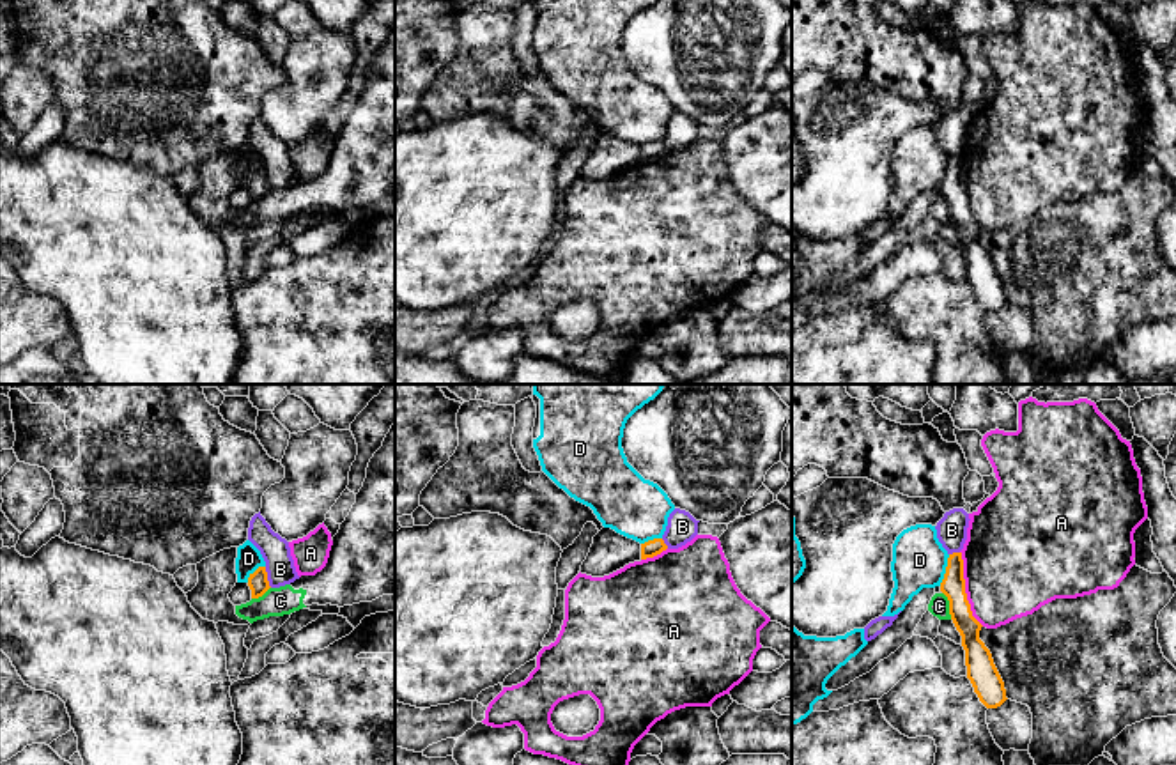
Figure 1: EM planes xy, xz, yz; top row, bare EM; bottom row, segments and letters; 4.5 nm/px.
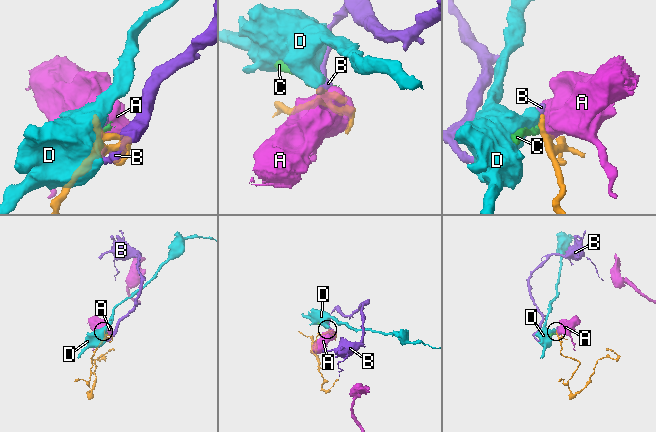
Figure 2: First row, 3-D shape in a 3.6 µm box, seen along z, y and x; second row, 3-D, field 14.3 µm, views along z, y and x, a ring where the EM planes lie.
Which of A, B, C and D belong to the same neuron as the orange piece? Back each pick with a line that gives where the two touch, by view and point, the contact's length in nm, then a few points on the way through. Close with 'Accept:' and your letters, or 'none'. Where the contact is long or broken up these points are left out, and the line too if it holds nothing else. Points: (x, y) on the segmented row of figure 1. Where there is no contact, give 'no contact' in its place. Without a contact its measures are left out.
Accept: none

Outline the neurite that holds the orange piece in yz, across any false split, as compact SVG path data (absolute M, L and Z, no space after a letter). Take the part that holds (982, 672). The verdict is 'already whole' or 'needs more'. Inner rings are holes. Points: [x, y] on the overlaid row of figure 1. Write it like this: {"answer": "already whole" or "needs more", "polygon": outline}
{"answer": "already whole", "polygon": "M962 552L949 554L940 591L949 600L951 620L962 636L967 678L974 692L986 708L1001 707L1008 699L1004 682L994 664L990 650L979 639L983 625L972 616L967 600Z"}

